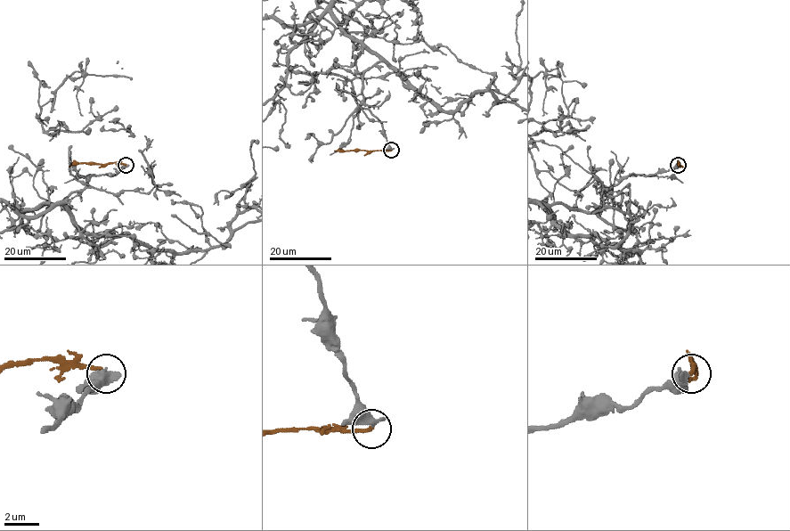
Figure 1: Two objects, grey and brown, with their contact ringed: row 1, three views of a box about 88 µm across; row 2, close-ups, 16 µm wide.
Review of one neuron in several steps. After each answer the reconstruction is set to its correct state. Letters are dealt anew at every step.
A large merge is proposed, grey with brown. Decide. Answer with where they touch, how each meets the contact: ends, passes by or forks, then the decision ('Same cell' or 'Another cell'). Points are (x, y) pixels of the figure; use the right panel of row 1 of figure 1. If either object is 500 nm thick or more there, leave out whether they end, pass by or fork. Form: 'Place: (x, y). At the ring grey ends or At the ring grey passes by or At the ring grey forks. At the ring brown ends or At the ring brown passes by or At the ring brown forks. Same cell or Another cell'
Place: (678, 165). Same cell

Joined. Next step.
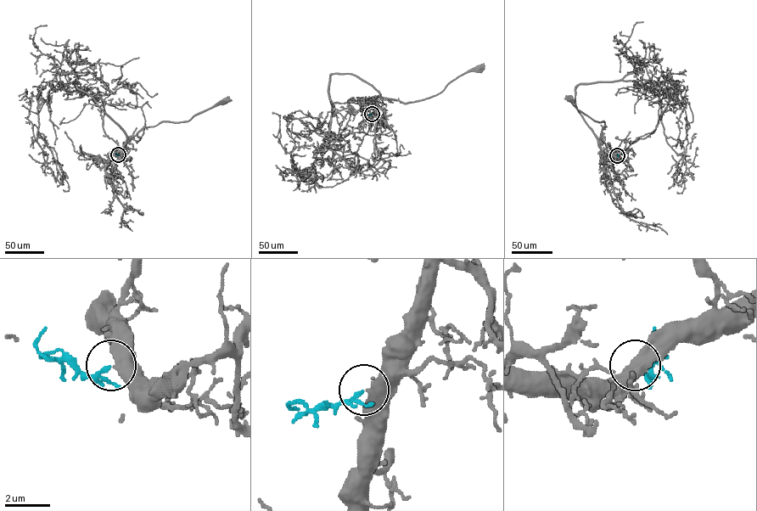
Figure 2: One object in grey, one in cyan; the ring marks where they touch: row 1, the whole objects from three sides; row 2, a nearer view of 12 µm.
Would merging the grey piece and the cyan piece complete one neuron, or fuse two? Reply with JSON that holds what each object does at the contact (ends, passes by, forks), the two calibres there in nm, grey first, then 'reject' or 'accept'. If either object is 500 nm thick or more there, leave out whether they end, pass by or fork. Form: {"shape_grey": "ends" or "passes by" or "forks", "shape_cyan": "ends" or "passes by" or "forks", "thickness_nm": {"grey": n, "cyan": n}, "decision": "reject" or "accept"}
{"thickness_nm": {"grey": 600, "cyan": 120}, "decision": "accept"}

